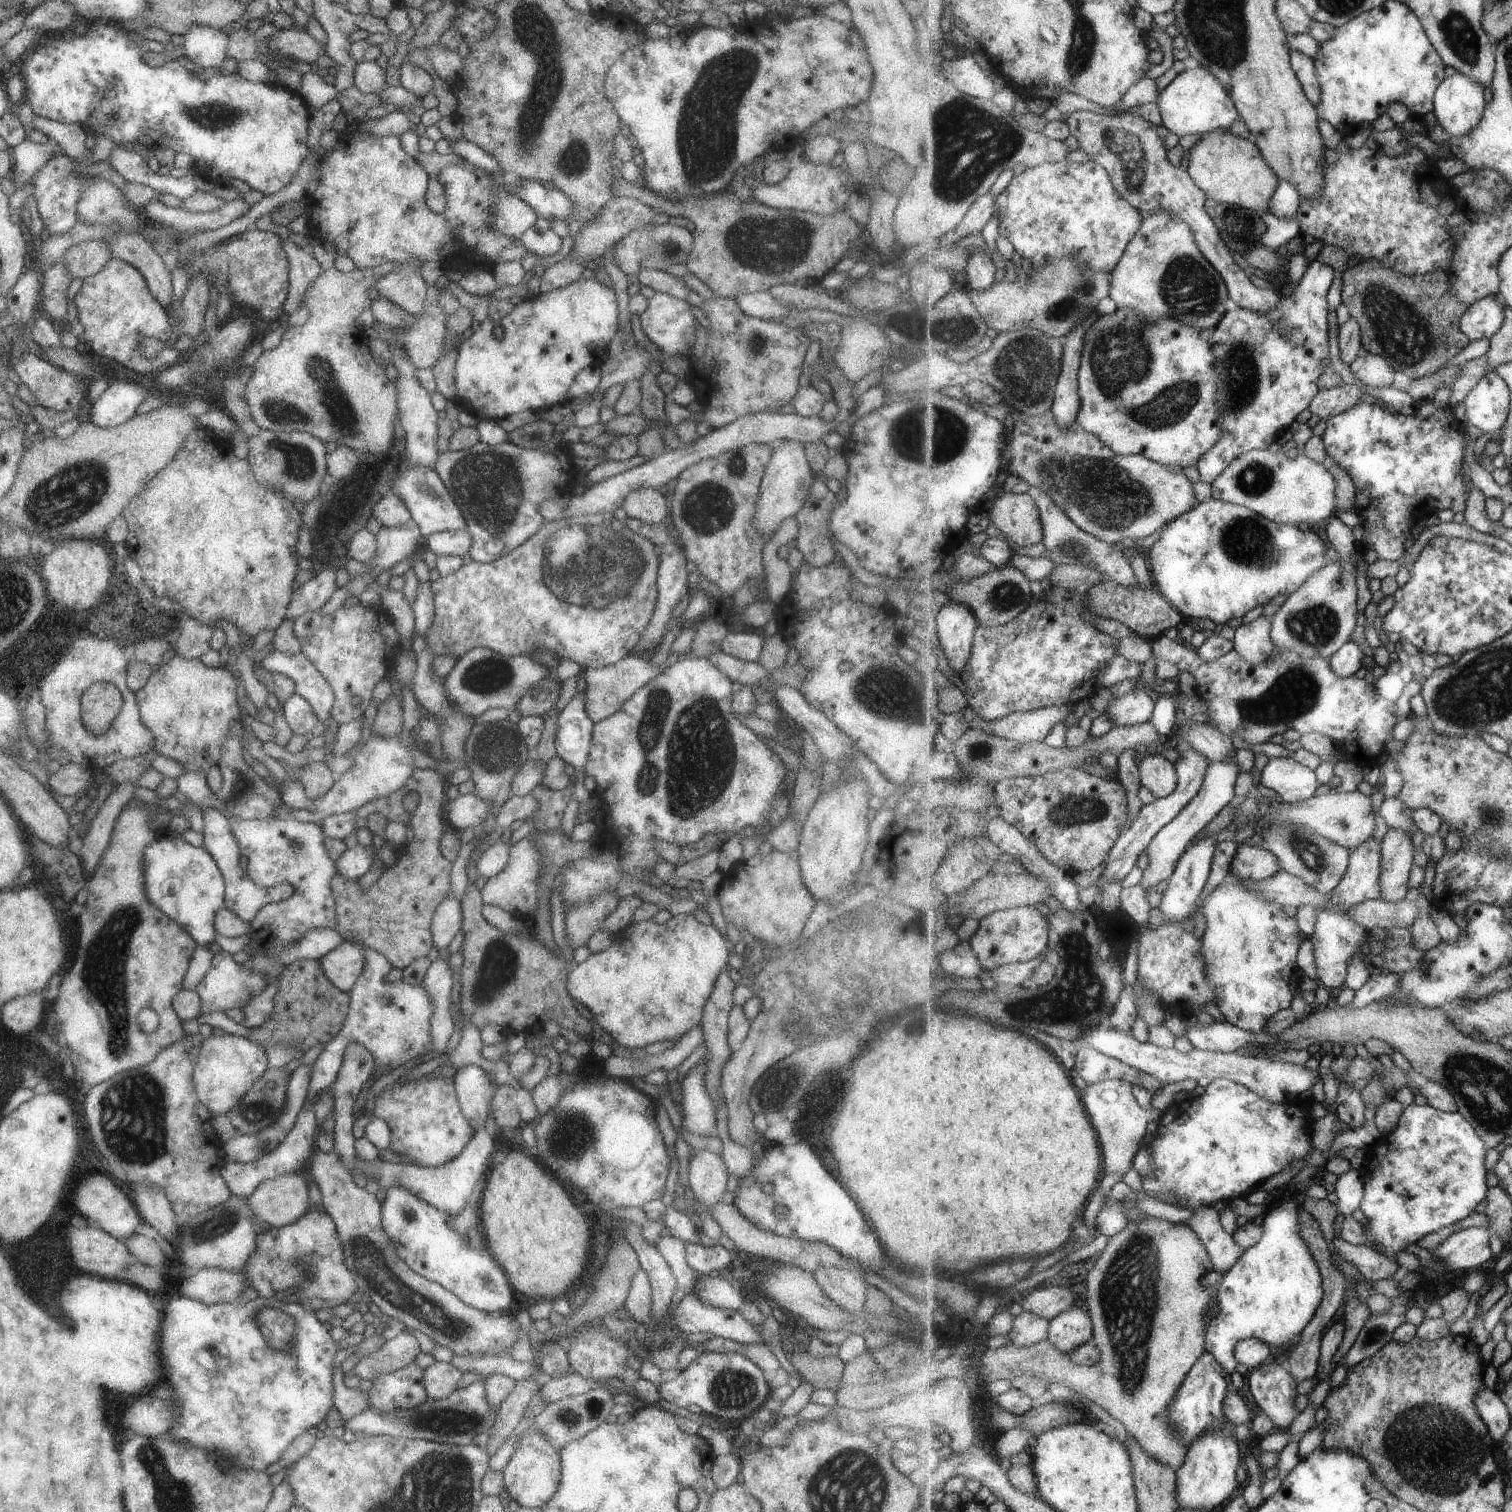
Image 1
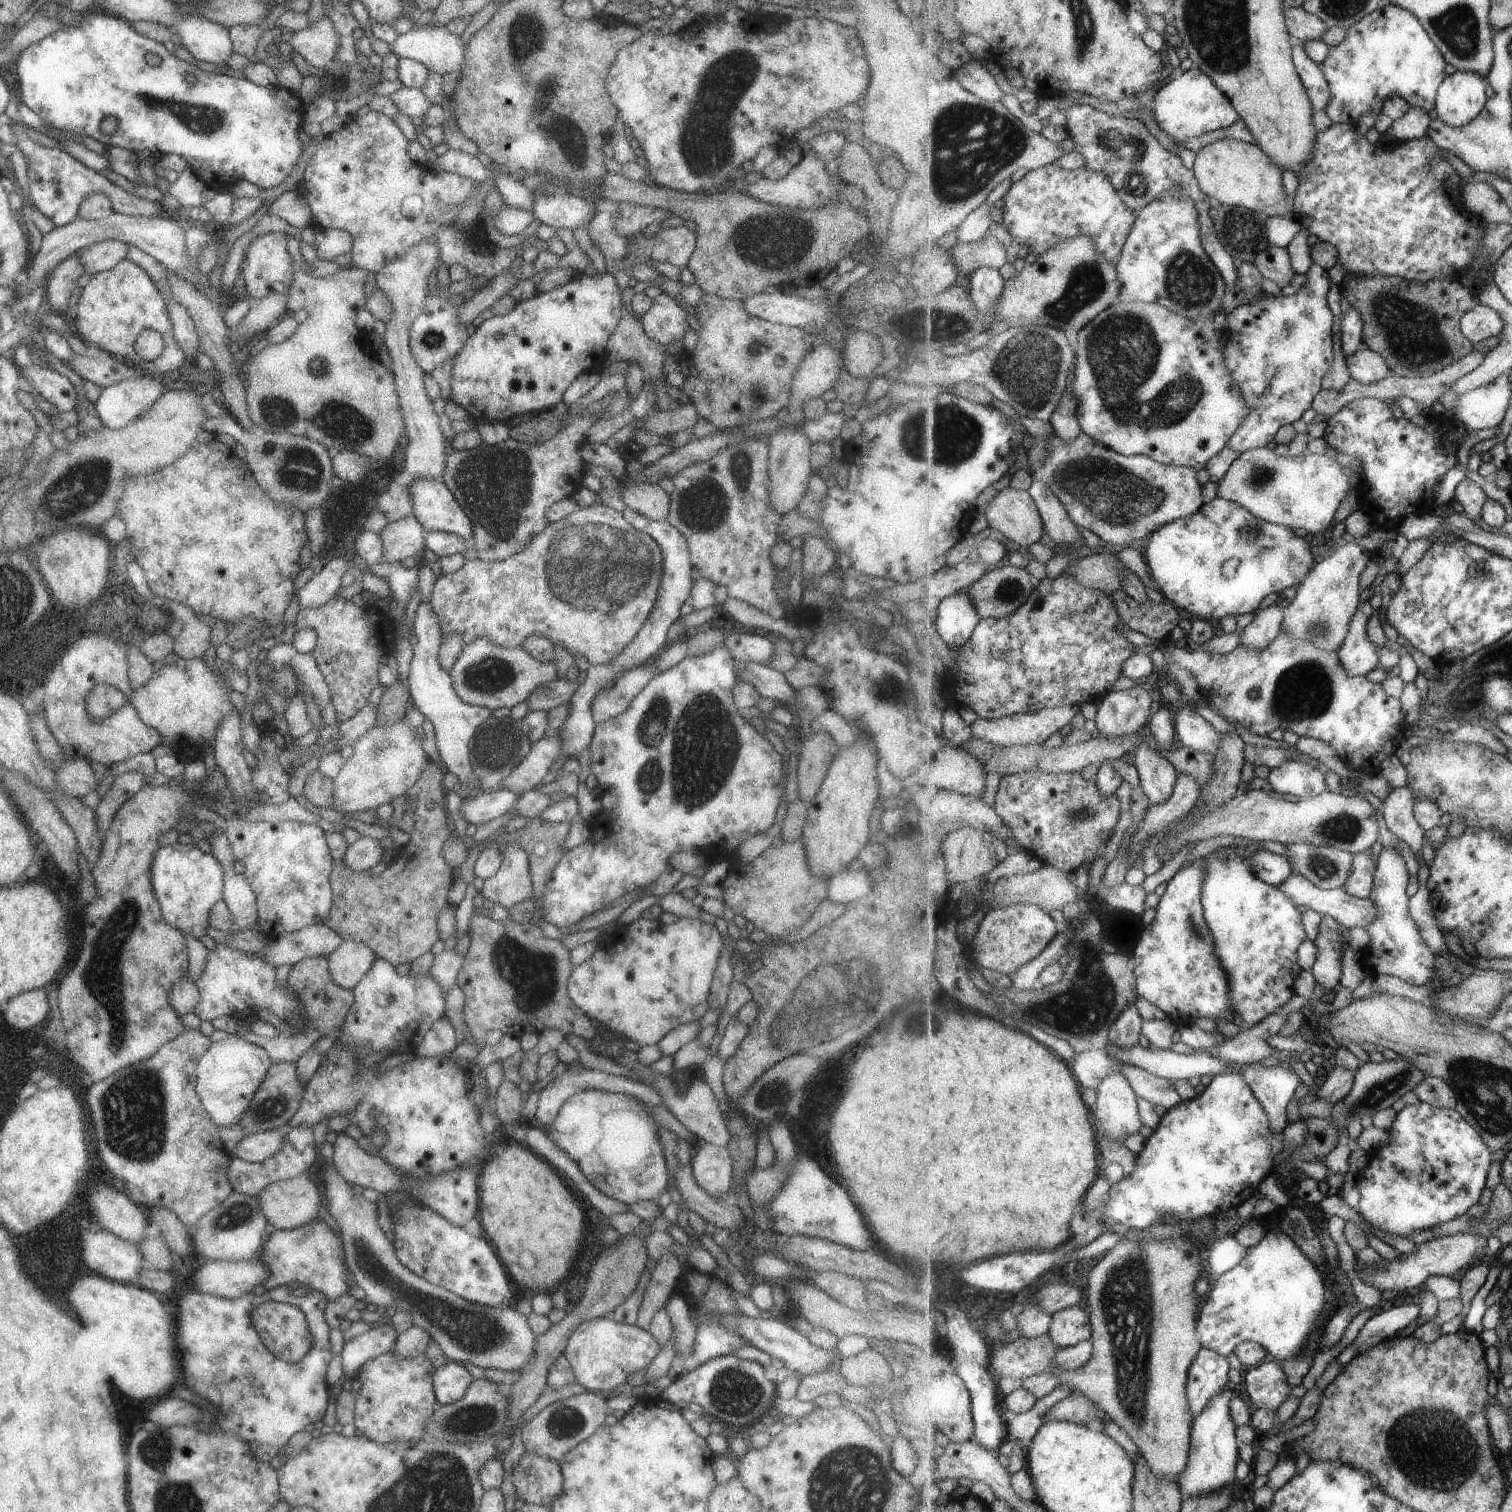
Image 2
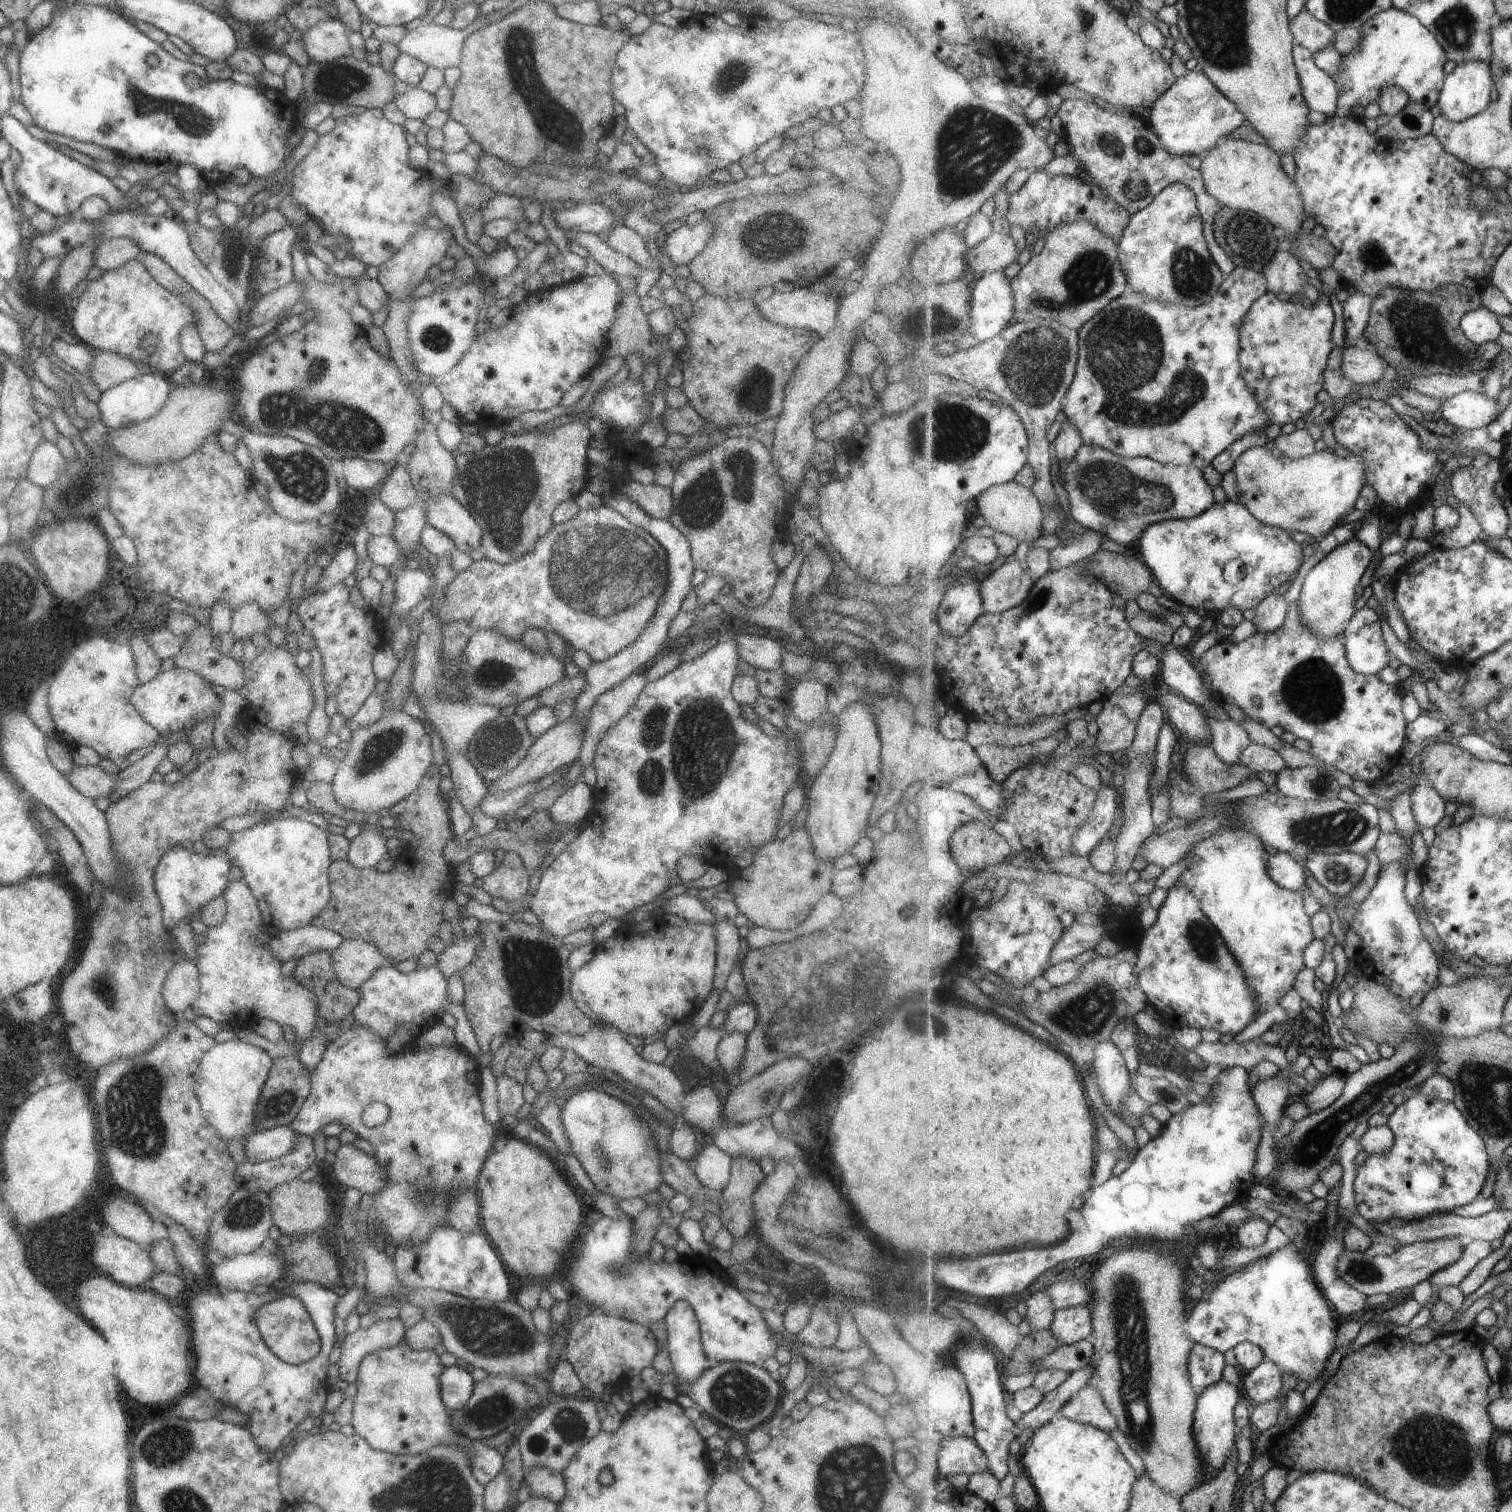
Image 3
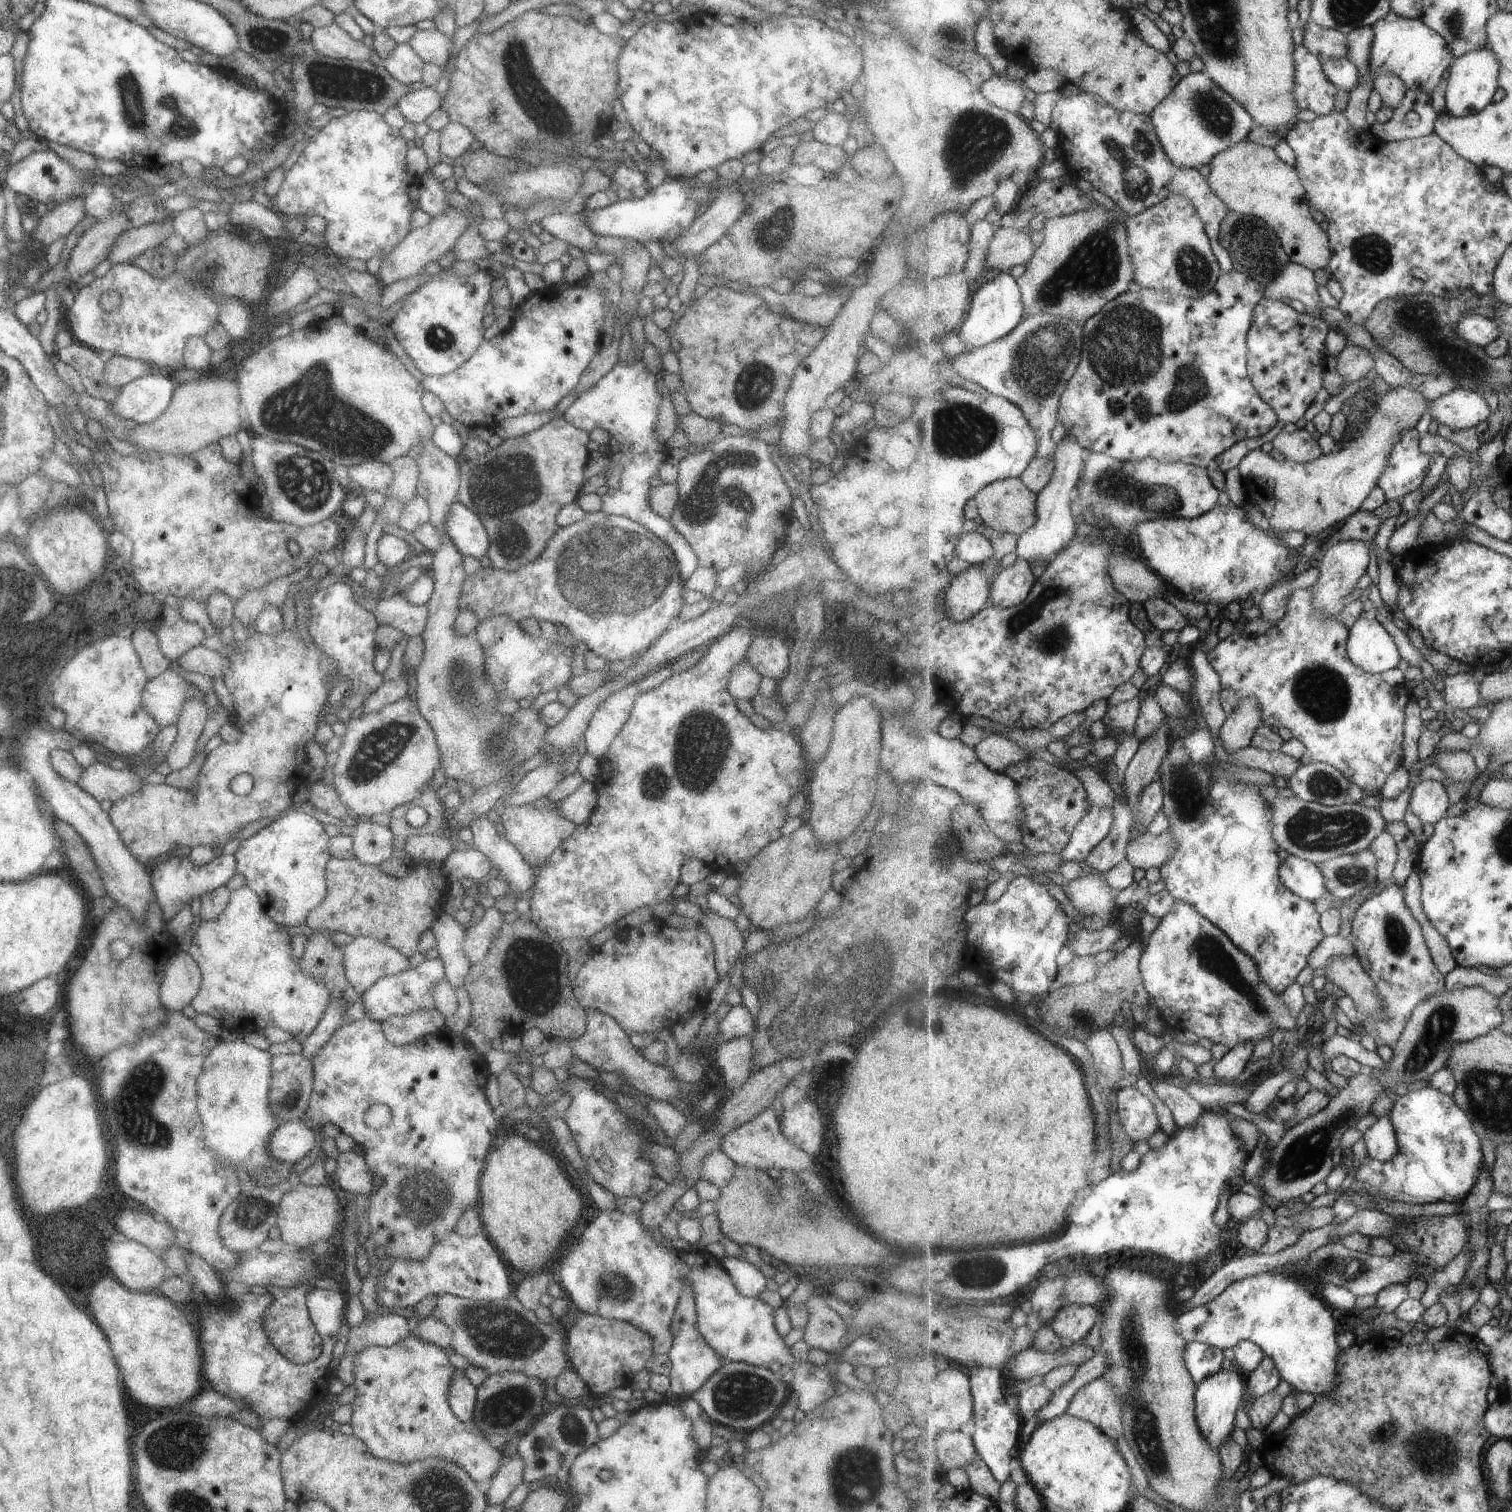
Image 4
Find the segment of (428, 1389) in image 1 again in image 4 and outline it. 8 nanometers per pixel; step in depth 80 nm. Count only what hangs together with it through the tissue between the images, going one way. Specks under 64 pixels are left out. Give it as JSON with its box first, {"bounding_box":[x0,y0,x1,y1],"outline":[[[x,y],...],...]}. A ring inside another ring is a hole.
{"bounding_box":[447,1371,476,1430],"outline":[[[455,1371],[451,1374],[449,1388],[447,1388],[447,1405],[451,1413],[460,1421],[468,1424],[472,1430],[471,1414],[475,1404],[476,1389],[473,1384],[464,1376],[462,1371]]]}

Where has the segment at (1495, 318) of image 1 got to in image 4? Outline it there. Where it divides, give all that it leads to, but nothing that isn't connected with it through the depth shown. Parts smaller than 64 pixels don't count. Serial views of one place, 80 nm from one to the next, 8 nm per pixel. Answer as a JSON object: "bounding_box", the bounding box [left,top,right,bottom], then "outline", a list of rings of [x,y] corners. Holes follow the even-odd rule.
{"bounding_box":[1452,314,1503,347],"outline":[[[1477,314],[1463,317],[1463,320],[1456,326],[1452,335],[1457,336],[1460,341],[1463,340],[1480,347],[1486,347],[1503,336],[1502,330],[1495,319]]]}

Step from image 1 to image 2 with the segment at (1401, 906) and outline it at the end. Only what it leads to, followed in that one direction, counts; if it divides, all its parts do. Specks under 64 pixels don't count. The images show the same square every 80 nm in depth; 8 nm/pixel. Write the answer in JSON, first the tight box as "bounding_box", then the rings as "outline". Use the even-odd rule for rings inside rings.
{"bounding_box":[1276,873,1378,930],"outline":[[[1297,873],[1289,877],[1288,881],[1282,882],[1276,887],[1281,892],[1289,895],[1293,899],[1293,902],[1296,902],[1297,906],[1307,906],[1307,908],[1313,909],[1323,916],[1333,916],[1336,921],[1339,921],[1344,927],[1351,930],[1353,928],[1367,929],[1378,915],[1378,906],[1373,899],[1369,897],[1366,899],[1352,897],[1342,888],[1329,890],[1320,889],[1314,882],[1311,882],[1308,878],[1305,878],[1303,875],[1298,875]]]}

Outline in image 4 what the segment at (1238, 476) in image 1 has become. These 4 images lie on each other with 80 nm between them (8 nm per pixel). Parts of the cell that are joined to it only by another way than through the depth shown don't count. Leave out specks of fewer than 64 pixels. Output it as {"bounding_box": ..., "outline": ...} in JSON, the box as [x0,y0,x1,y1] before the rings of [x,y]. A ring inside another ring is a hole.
{"bounding_box":[1237,387,1430,536],"outline":[[[1400,387],[1385,394],[1378,404],[1380,412],[1371,417],[1370,429],[1359,441],[1338,451],[1321,453],[1319,458],[1308,463],[1298,463],[1287,458],[1282,461],[1275,460],[1270,453],[1261,449],[1250,451],[1237,465],[1246,492],[1247,503],[1258,506],[1264,523],[1277,530],[1300,530],[1307,535],[1314,536],[1327,528],[1333,528],[1335,524],[1341,525],[1360,510],[1362,502],[1365,502],[1373,487],[1377,487],[1377,479],[1386,469],[1389,455],[1402,434],[1415,428],[1421,416],[1425,412],[1430,412],[1427,400],[1428,398],[1414,387]]]}

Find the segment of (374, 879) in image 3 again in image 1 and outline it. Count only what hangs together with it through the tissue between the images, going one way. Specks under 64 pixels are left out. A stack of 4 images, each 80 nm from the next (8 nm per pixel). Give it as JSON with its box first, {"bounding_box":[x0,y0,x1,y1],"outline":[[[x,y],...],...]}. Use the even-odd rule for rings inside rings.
{"bounding_box":[330,769,451,971],"outline":[[[413,769],[407,780],[397,790],[388,794],[388,804],[383,812],[387,820],[400,822],[407,827],[407,830],[410,828],[413,837],[407,841],[405,852],[397,858],[394,866],[384,869],[367,892],[359,890],[358,880],[345,880],[337,873],[330,880],[331,894],[334,898],[333,908],[336,916],[334,929],[342,936],[343,940],[365,945],[384,956],[392,969],[400,971],[416,958],[427,956],[427,952],[432,947],[430,933],[432,914],[441,899],[450,892],[449,870],[451,862],[445,860],[438,849],[438,840],[447,829],[443,814],[448,793],[446,779],[442,772],[429,769]],[[413,791],[417,794],[417,806],[412,811],[406,810],[401,800],[403,800],[405,794],[411,794]]]}

